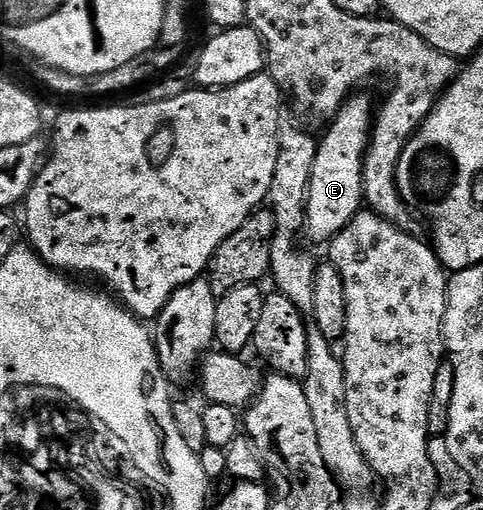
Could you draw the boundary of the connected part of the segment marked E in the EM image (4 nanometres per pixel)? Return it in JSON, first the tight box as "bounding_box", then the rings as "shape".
{"bounding_box":[305,94,375,245],"shape":[[[350,94],[317,144],[315,169],[311,169],[309,196],[305,202],[305,231],[321,245],[334,239],[363,207],[363,165],[371,142],[375,103],[373,107],[372,101],[361,94]]]}

